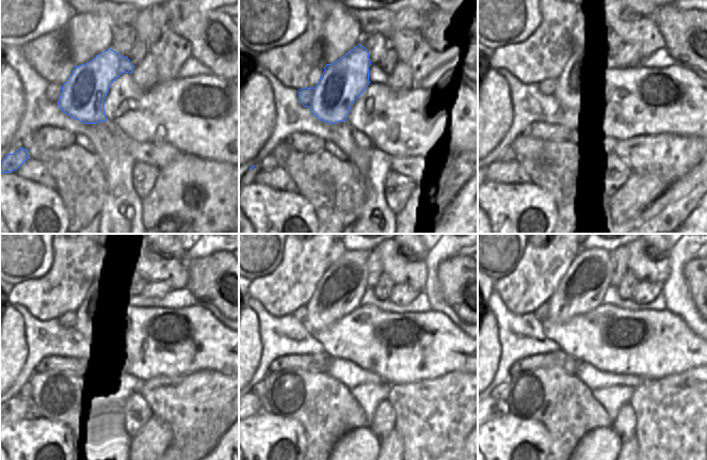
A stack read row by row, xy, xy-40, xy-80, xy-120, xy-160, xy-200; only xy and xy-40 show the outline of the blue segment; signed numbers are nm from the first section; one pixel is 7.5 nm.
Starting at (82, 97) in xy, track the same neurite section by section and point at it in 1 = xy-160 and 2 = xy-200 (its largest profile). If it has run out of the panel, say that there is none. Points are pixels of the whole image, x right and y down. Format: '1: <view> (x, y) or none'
1: xy-160 (340, 290)
2: xy-200 (581, 290)

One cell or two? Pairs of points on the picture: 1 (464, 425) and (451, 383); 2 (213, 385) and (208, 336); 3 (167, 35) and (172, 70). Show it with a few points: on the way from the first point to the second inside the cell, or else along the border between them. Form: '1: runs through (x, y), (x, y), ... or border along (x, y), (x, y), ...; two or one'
1: border along (466, 414), (451, 418), (448, 427), (439, 430); two
2: border along (227, 373), (193, 371), (187, 374); two
3: runs through (170, 44), (170, 62); one

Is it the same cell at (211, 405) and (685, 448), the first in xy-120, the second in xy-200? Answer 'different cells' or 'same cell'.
different cells

